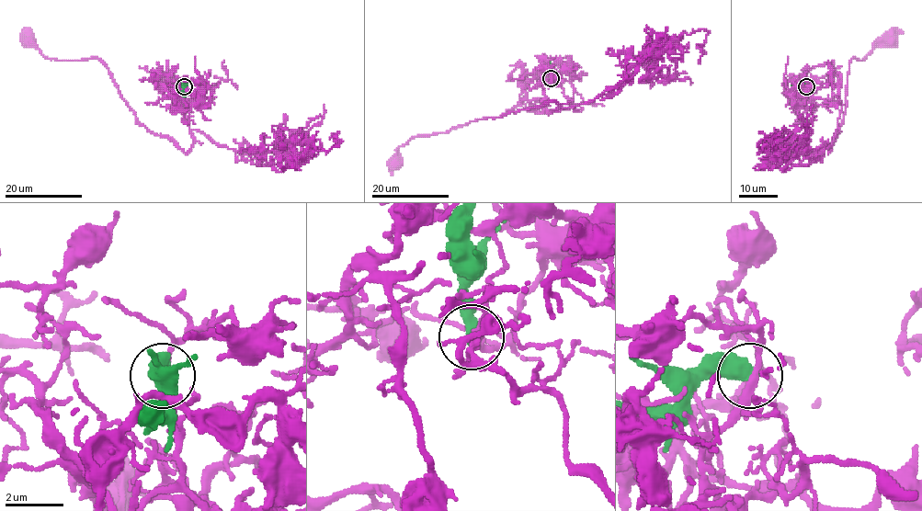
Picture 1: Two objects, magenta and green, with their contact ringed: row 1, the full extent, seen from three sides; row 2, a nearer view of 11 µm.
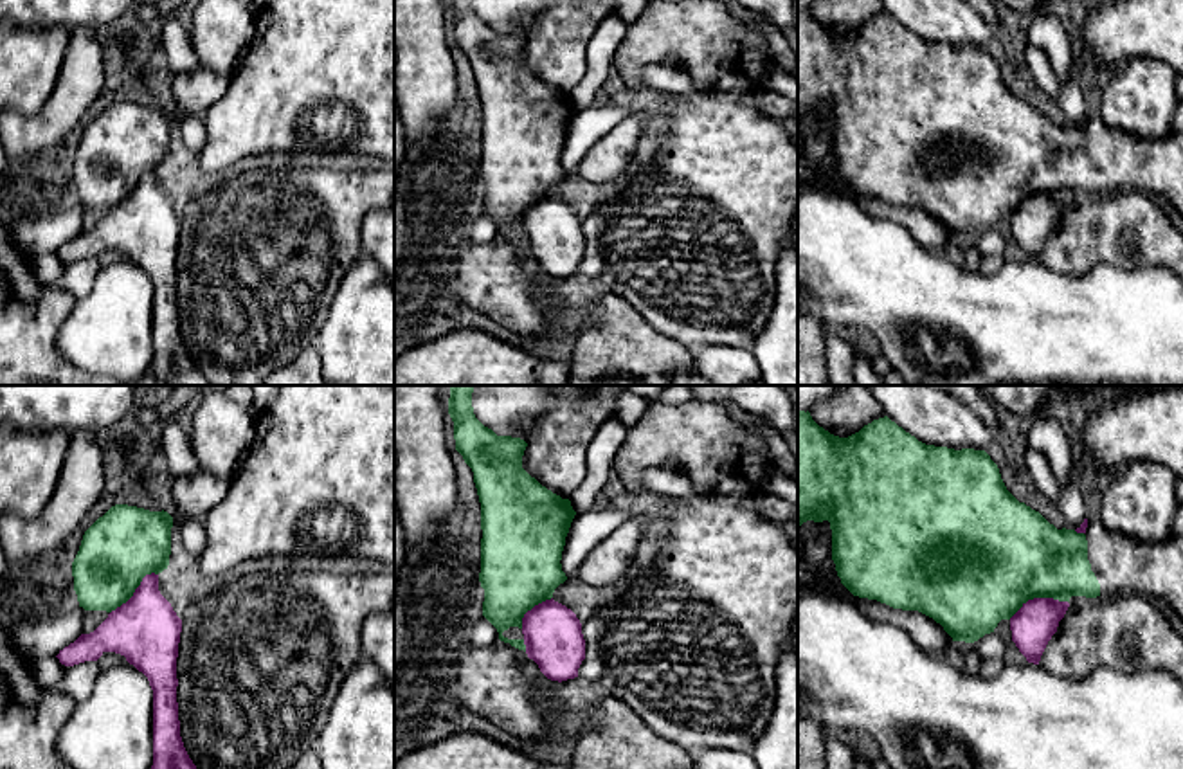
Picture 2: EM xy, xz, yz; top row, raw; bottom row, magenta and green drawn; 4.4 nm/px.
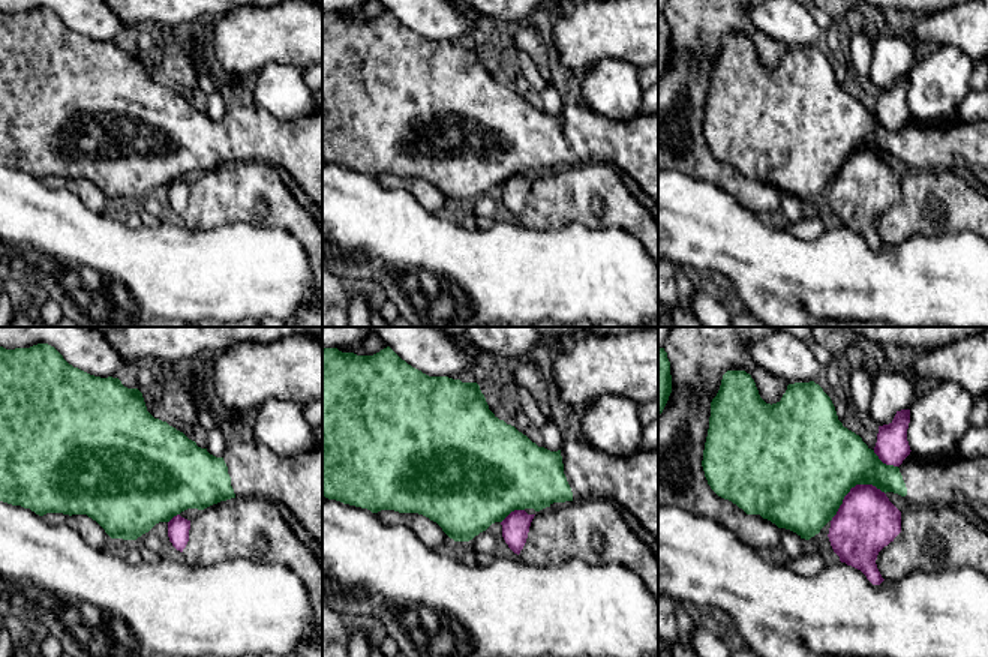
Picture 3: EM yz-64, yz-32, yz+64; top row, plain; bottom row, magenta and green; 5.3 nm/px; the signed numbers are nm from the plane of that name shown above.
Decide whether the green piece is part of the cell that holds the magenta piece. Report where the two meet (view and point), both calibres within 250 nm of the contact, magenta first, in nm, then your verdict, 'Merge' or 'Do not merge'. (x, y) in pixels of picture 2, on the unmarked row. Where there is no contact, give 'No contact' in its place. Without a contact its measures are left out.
Touches magenta at yz (1038, 195). Thickness 190 nm (magenta) against 460 nm. Do not merge

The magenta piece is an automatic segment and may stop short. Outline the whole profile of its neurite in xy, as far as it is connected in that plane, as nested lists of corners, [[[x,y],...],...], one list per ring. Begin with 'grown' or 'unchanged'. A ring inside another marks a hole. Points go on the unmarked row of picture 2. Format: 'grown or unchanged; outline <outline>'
unchanged; outline [[[146,171],[133,193],[112,207],[90,231],[81,231],[56,252],[74,263],[104,249],[126,254],[153,286],[153,362],[149,373],[164,385],[211,385],[189,355],[176,299],[176,254],[182,216],[158,187],[158,171]]]

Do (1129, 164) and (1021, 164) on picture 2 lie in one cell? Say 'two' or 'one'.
one

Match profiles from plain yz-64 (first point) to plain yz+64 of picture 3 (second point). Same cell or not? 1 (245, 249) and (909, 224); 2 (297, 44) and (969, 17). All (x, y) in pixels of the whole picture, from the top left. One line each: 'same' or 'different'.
1: different
2: same

